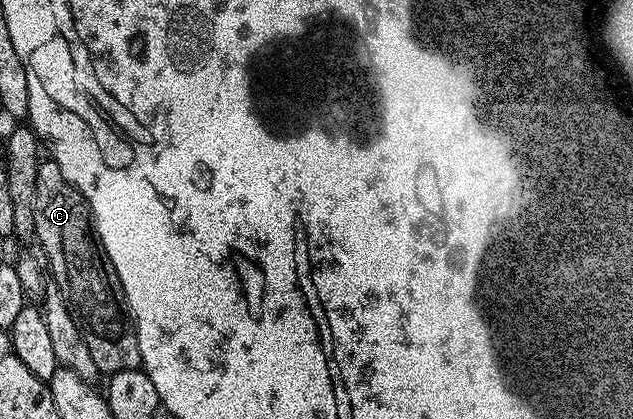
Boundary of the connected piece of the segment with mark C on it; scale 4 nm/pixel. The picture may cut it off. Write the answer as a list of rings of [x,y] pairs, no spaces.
[[[50,159],[40,160],[37,171],[34,240],[39,241],[43,248],[42,256],[50,280],[61,291],[69,307],[69,315],[73,315],[73,323],[77,323],[77,331],[81,331],[81,339],[85,339],[85,344],[89,346],[93,363],[97,363],[100,374],[110,375],[140,368],[143,360],[135,323],[117,279],[117,271],[99,243],[91,208],[77,187],[61,175],[61,167]]]

